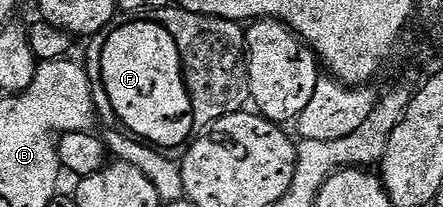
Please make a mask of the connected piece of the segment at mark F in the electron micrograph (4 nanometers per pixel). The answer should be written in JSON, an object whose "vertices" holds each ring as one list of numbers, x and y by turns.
{"vertices":[[133,18,125,23,129,24,118,23,104,37,105,45,101,48,101,84,105,87,105,96,109,99,114,114,121,119,120,127,126,133,161,150,180,149,194,135,195,125,191,98,185,85,185,71,181,69,179,46,175,46,175,38,167,34,162,24,155,24,152,19]]}

